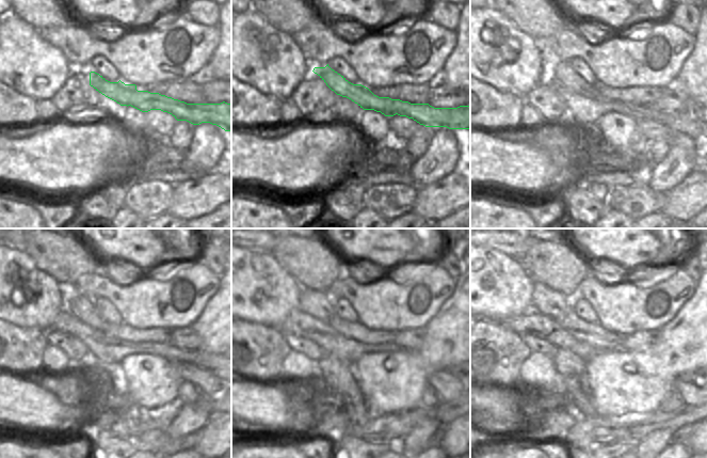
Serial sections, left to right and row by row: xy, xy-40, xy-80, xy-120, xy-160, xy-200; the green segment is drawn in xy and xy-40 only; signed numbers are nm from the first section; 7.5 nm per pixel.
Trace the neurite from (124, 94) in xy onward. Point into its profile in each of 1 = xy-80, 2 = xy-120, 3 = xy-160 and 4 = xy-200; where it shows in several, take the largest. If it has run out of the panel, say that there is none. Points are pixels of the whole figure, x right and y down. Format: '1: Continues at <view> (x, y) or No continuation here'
1: Continues at xy-80 (562, 73)
2: Continues at xy-120 (82, 306)
3: Continues at xy-160 (319, 304)
4: Continues at xy-200 (544, 300).

